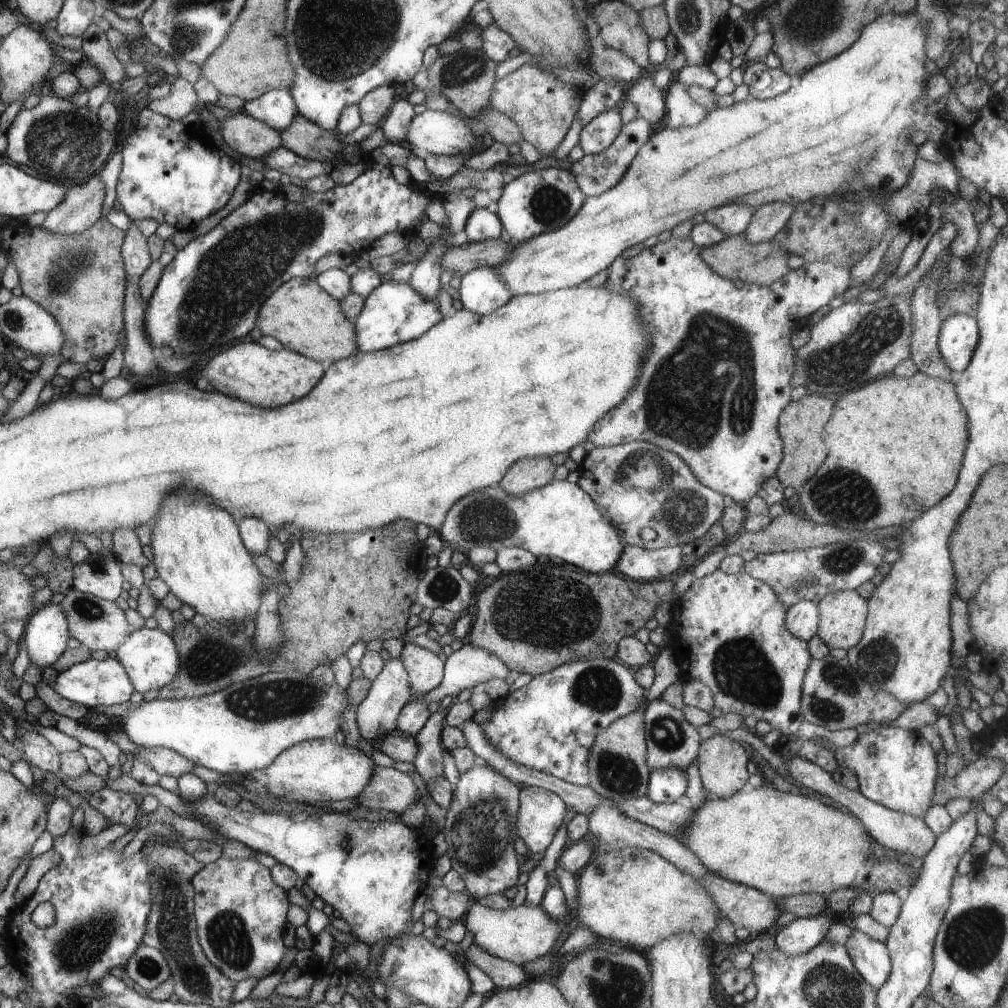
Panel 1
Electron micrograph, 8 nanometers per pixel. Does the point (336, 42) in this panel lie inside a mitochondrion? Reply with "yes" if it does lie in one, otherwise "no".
yes

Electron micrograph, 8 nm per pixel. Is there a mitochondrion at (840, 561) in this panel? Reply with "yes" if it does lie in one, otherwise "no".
yes

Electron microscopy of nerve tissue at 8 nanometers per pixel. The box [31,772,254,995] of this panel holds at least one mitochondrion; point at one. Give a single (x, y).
(78, 946)

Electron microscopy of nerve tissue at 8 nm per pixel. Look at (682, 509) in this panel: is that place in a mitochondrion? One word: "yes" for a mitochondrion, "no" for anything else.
yes

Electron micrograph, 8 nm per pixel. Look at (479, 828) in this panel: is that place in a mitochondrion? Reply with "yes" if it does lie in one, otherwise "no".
yes

